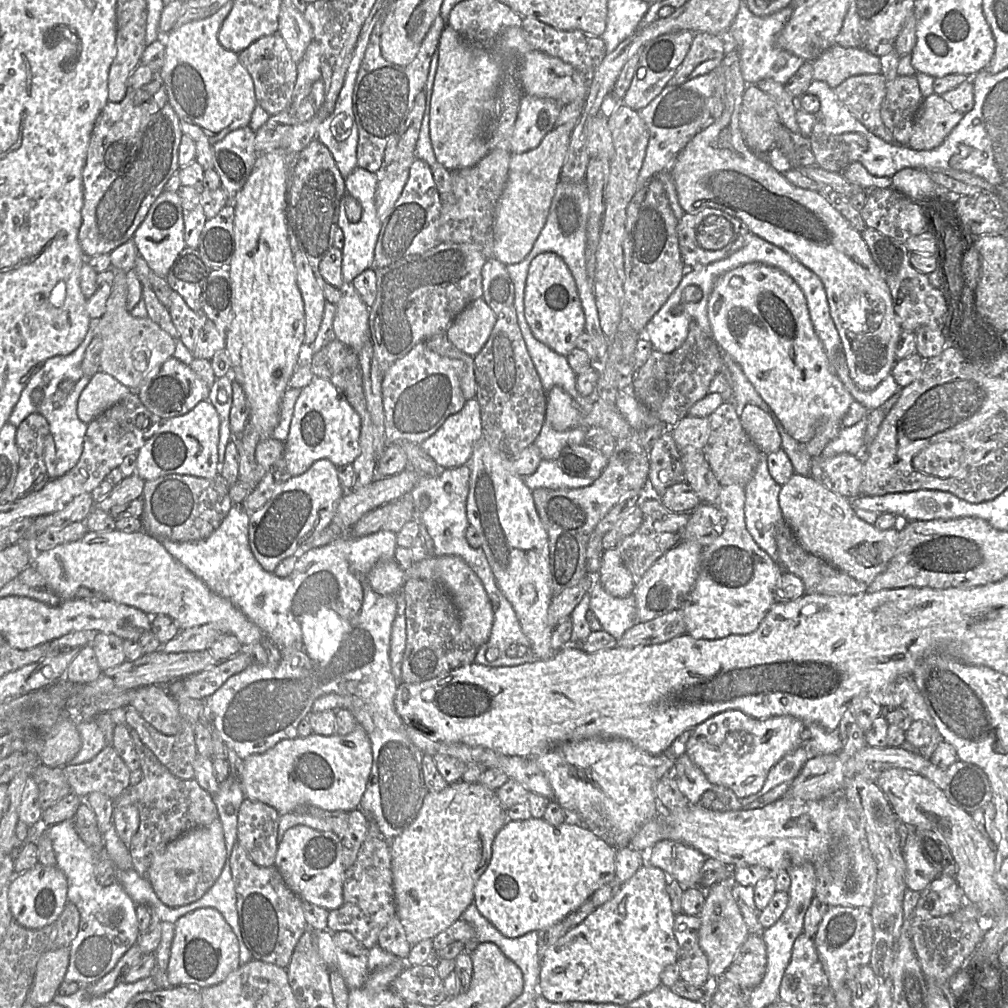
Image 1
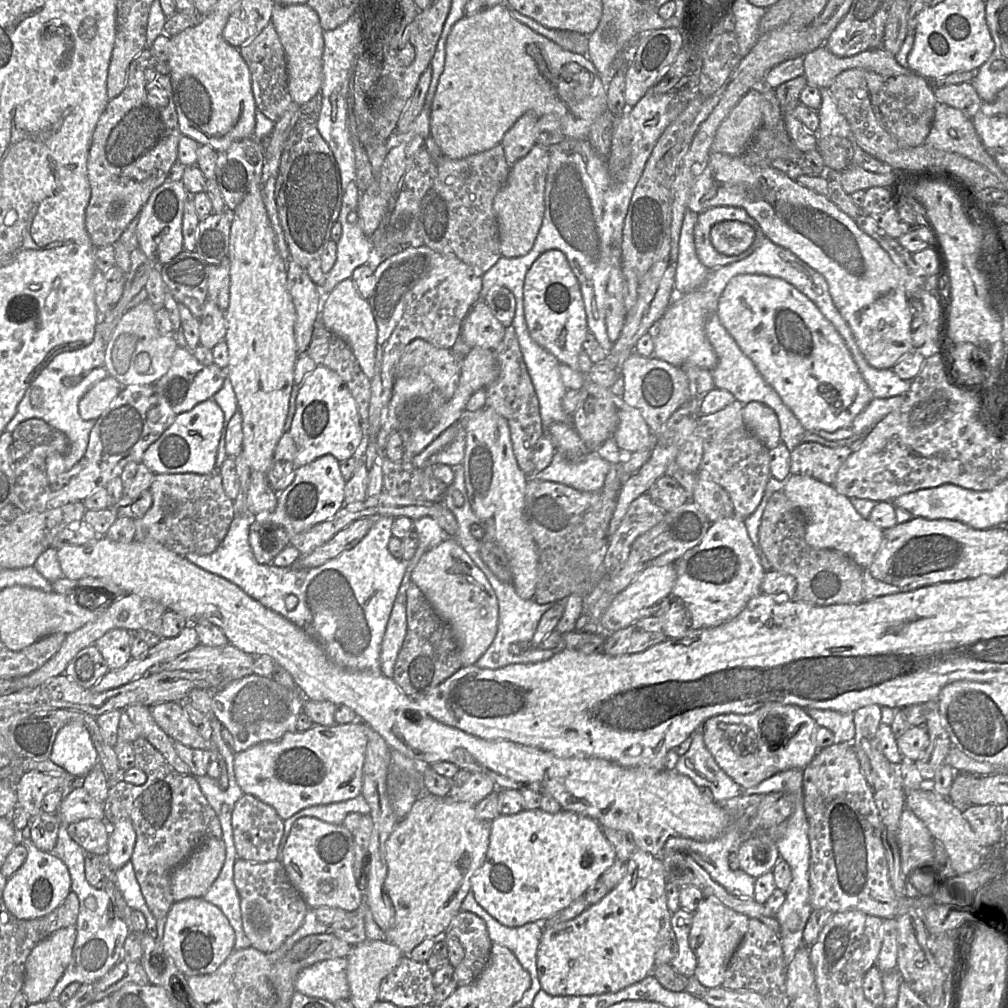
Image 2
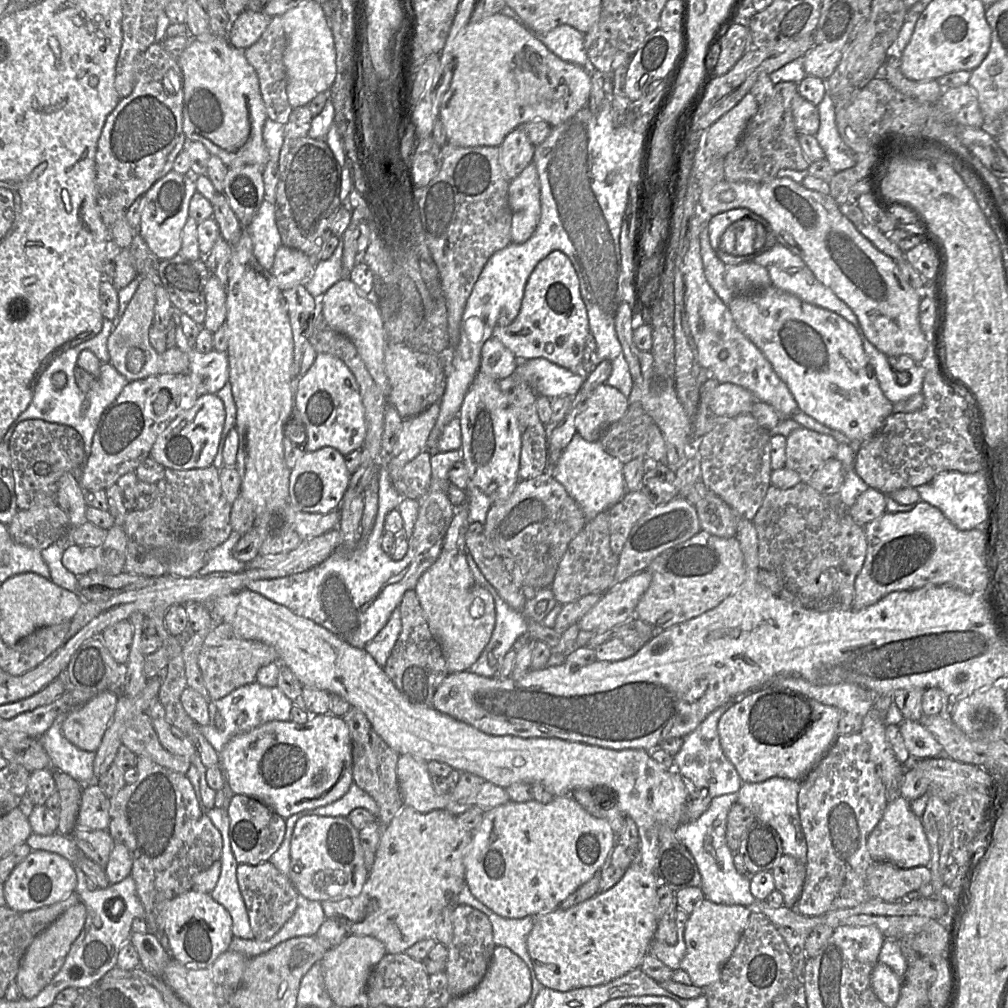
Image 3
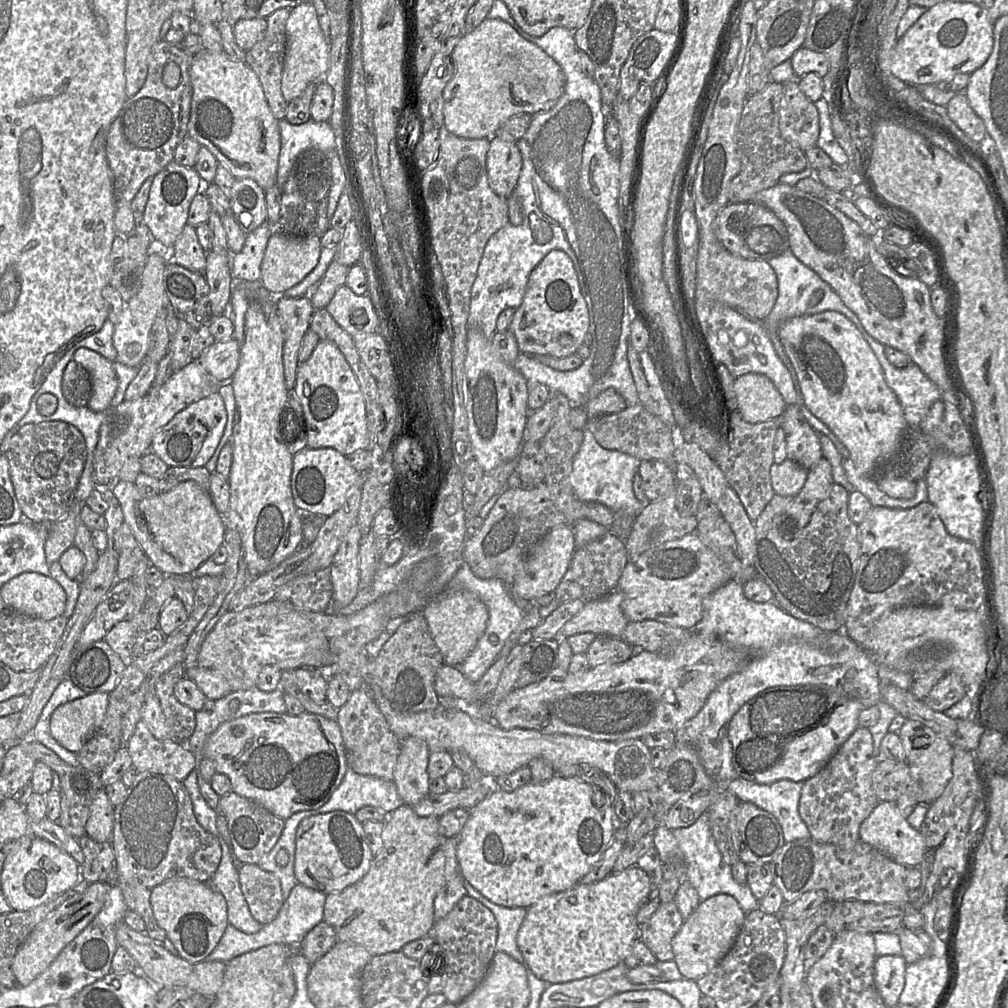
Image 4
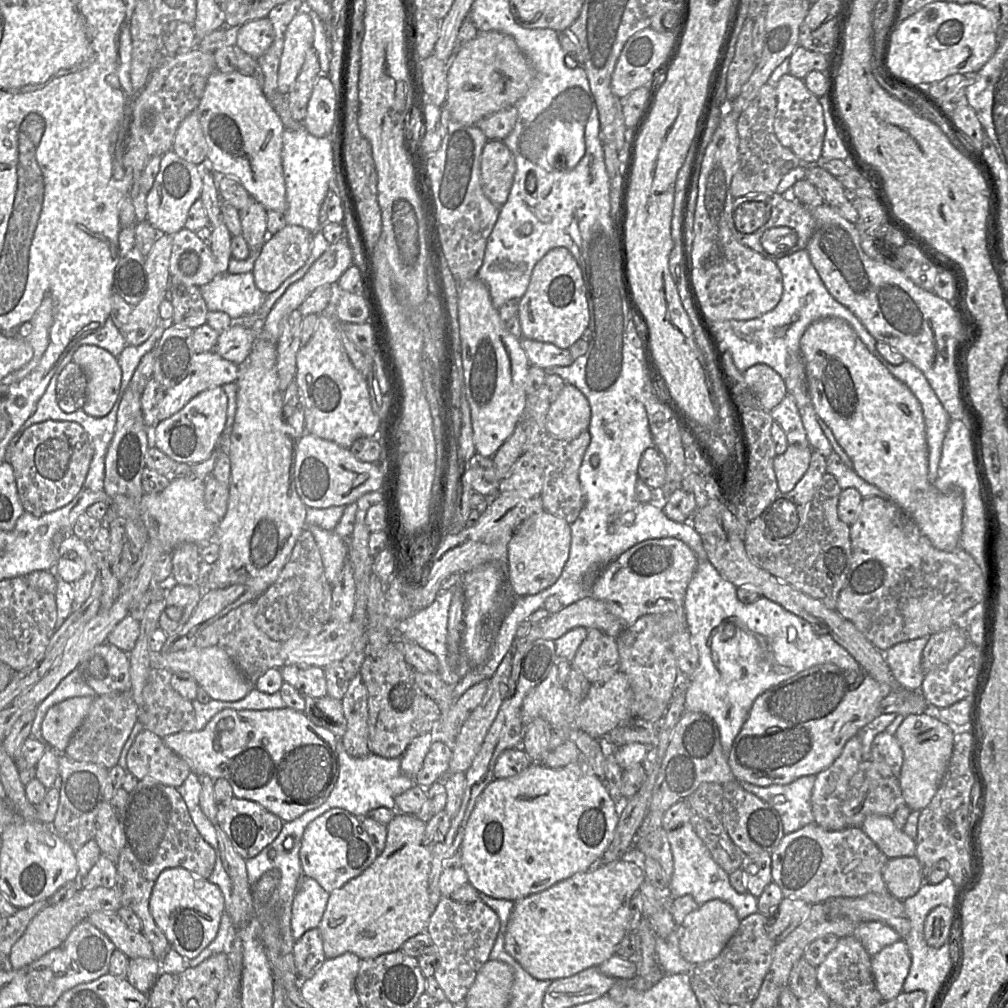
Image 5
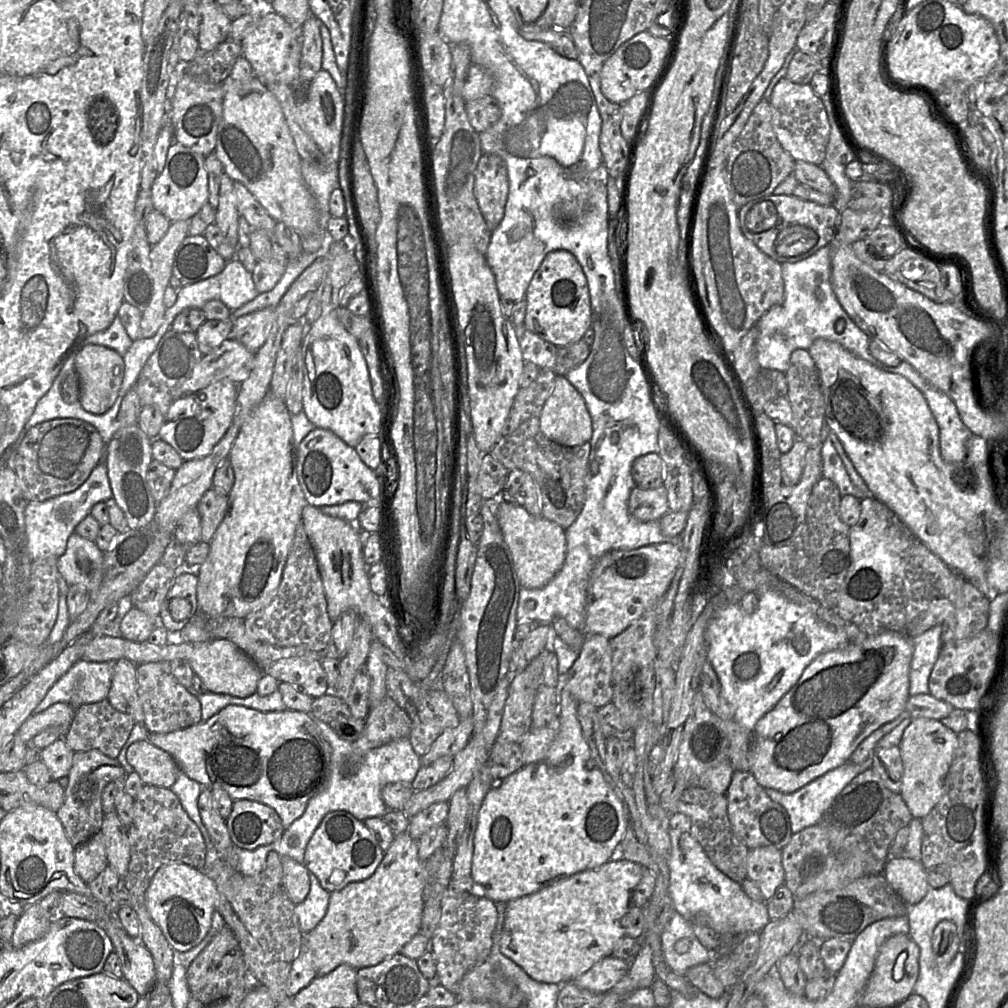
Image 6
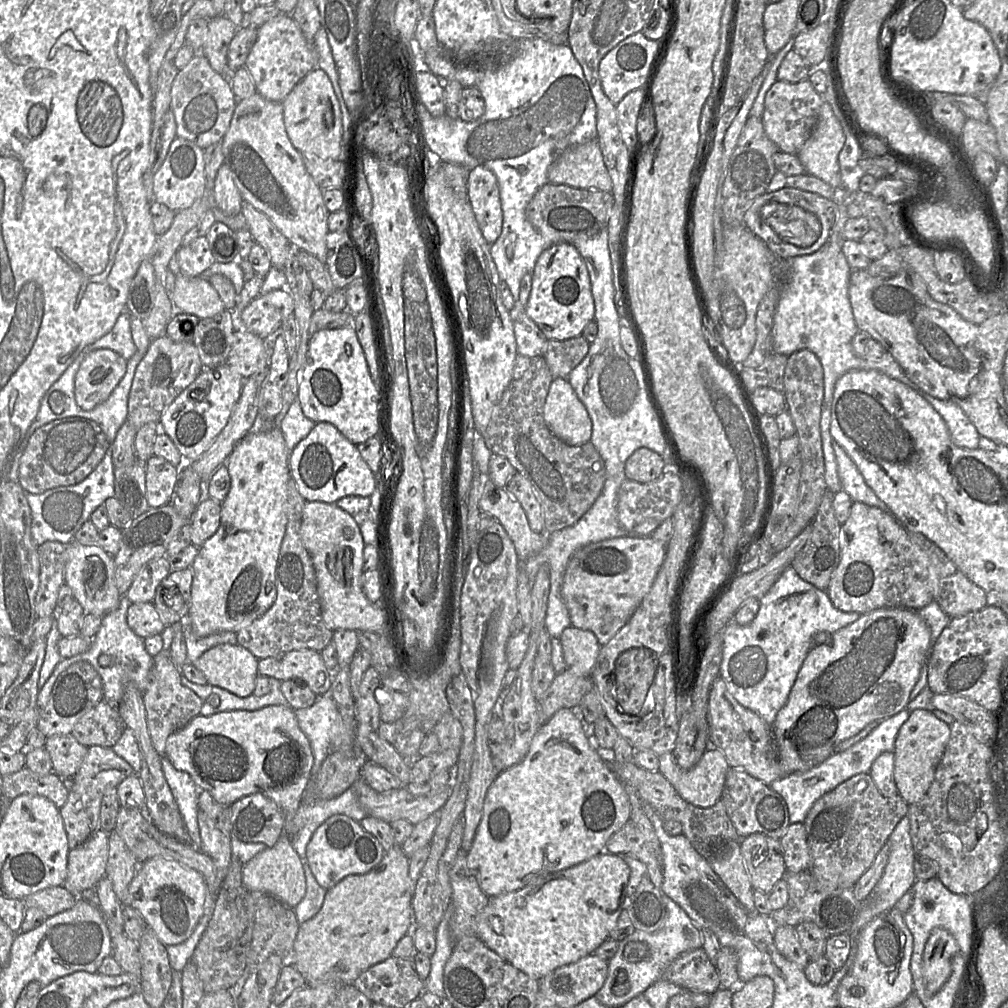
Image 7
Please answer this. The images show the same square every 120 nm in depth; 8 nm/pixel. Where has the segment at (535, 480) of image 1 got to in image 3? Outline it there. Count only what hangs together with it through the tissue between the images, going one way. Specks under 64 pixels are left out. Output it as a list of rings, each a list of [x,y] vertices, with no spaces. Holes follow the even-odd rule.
[[[575,433],[562,451],[561,457],[550,474],[578,504],[587,522],[621,501],[628,492],[623,476],[624,464],[609,455],[599,442],[588,442]]]

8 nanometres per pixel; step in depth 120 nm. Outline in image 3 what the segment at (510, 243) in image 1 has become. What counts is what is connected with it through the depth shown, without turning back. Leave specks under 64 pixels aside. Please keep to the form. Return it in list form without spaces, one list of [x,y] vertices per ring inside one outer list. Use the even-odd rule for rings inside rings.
[[[530,163],[508,186],[511,210],[511,242],[525,243],[536,230],[540,219],[540,182],[536,166]]]

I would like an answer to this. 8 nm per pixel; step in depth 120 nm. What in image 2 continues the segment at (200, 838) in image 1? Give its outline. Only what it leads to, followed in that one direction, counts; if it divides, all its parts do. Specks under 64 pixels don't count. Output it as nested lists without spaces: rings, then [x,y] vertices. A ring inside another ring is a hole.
[[[222,838],[210,839],[195,849],[171,874],[175,902],[203,897],[220,874],[226,858]]]

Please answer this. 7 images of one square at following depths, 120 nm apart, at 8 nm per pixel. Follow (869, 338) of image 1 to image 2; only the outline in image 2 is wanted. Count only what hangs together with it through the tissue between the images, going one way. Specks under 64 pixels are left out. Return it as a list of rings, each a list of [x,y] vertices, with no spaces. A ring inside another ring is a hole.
[[[711,152],[705,170],[692,189],[688,210],[701,214],[717,206],[745,209],[758,222],[766,238],[791,251],[826,279],[833,303],[850,327],[859,350],[871,367],[891,369],[914,350],[910,329],[913,309],[906,297],[899,269],[878,242],[860,230],[855,220],[840,210],[828,196],[802,186],[772,166],[751,166],[744,162],[742,156]]]

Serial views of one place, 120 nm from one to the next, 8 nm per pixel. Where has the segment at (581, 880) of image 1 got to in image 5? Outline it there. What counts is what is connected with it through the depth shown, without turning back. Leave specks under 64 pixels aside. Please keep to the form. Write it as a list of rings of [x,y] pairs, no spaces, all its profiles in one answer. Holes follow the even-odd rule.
[[[531,763],[517,776],[495,778],[482,792],[460,846],[462,865],[469,883],[478,892],[496,899],[518,901],[603,865],[601,856],[613,840],[618,819],[619,807],[594,773],[587,773],[578,763],[560,769]]]

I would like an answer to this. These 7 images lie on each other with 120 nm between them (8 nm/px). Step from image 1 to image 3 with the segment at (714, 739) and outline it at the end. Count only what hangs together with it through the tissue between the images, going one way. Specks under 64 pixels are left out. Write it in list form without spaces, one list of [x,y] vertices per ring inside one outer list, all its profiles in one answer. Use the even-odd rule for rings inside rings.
[[[769,685],[737,699],[721,716],[718,723],[721,748],[734,765],[742,783],[759,783],[773,777],[802,782],[833,745],[843,715],[836,707],[780,686]]]

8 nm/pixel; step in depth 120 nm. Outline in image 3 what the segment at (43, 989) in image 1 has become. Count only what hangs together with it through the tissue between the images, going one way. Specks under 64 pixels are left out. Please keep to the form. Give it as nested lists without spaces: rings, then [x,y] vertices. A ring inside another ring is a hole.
[[[79,901],[33,939],[23,956],[16,975],[16,983],[20,987],[24,998],[34,998],[59,972],[72,943],[83,929],[86,915],[86,907]]]

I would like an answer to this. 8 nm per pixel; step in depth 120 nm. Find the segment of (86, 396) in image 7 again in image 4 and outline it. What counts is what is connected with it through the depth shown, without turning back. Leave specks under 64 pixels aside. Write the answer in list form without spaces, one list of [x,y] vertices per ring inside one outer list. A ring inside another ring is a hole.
[[[86,347],[79,348],[74,353],[73,360],[86,369],[91,376],[92,392],[87,406],[96,412],[106,410],[118,387],[112,362]]]

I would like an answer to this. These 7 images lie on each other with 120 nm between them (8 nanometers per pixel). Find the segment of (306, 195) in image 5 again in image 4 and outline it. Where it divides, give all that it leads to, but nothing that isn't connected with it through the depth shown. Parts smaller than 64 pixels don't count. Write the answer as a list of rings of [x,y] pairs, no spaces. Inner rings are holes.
[[[282,119],[279,120],[278,125],[280,130],[281,148],[278,160],[276,184],[279,186],[282,193],[282,188],[301,154],[307,150],[318,150],[325,155],[329,155],[331,152],[337,152],[337,150],[335,145],[335,135],[329,121],[316,122],[310,119],[304,124],[293,125],[286,119]]]

